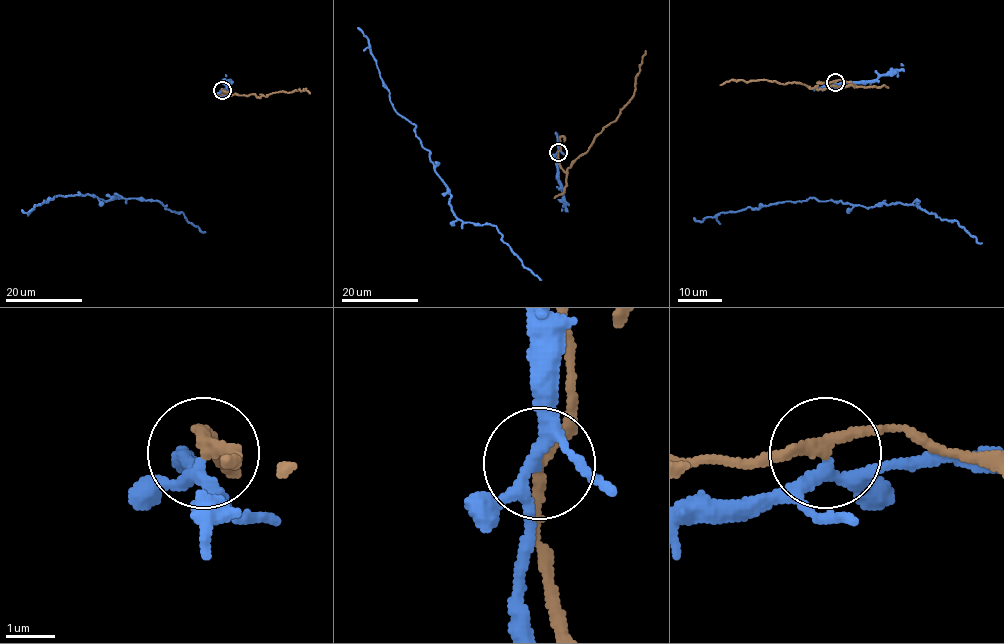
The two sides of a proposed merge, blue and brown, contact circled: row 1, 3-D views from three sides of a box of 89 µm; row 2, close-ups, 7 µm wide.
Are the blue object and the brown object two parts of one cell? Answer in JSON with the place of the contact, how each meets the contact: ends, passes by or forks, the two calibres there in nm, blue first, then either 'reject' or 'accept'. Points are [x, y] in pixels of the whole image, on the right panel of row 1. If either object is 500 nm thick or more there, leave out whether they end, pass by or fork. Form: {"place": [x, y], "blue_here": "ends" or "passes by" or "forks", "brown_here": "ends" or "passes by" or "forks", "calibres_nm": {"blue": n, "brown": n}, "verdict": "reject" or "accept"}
{"place": [835, 82], "blue_here": "forks", "brown_here": "passes by", "calibres_nm": {"blue": 220, "brown": 200}, "verdict": "reject"}

